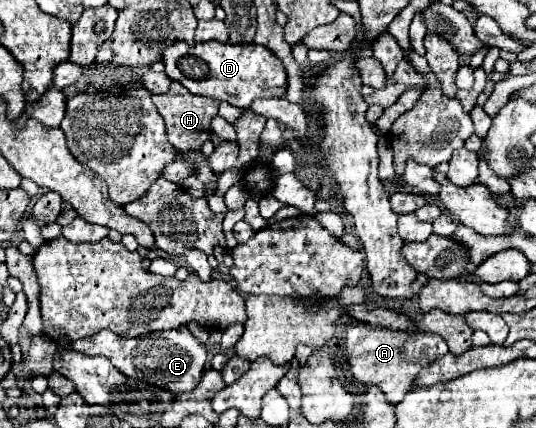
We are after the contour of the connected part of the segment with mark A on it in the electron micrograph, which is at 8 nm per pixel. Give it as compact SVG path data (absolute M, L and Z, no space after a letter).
M345 317L345 357L349 367L347 375L351 375L353 381L361 385L379 387L385 393L385 401L391 405L401 403L403 393L413 389L417 373L447 351L447 343L435 333L391 331Z

